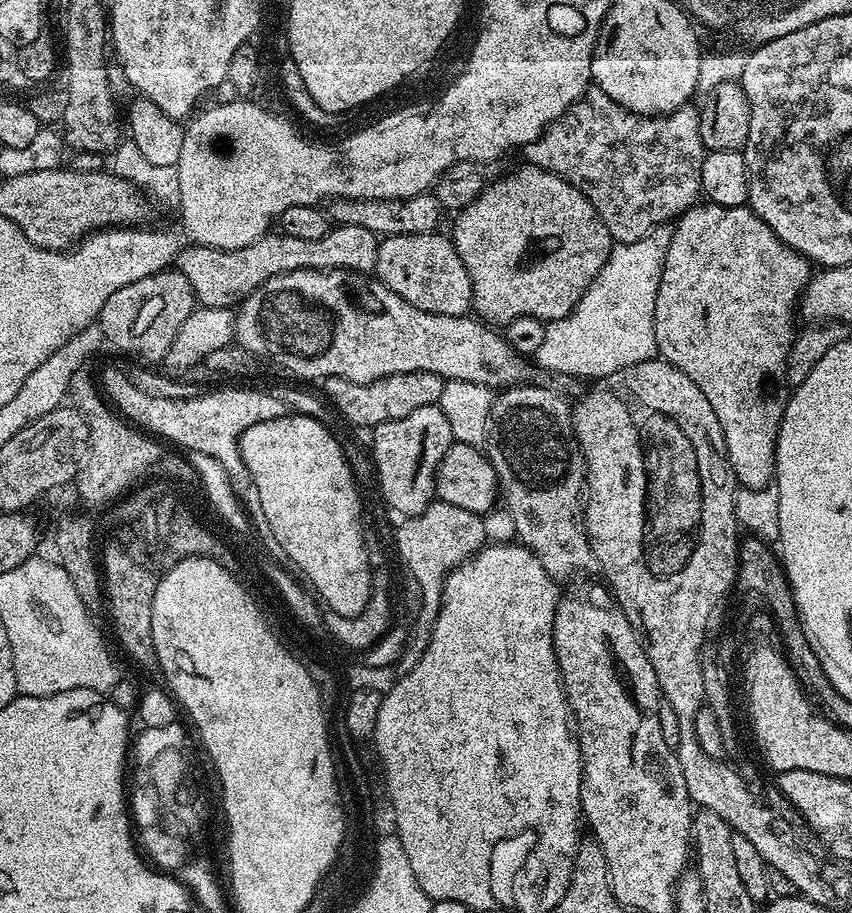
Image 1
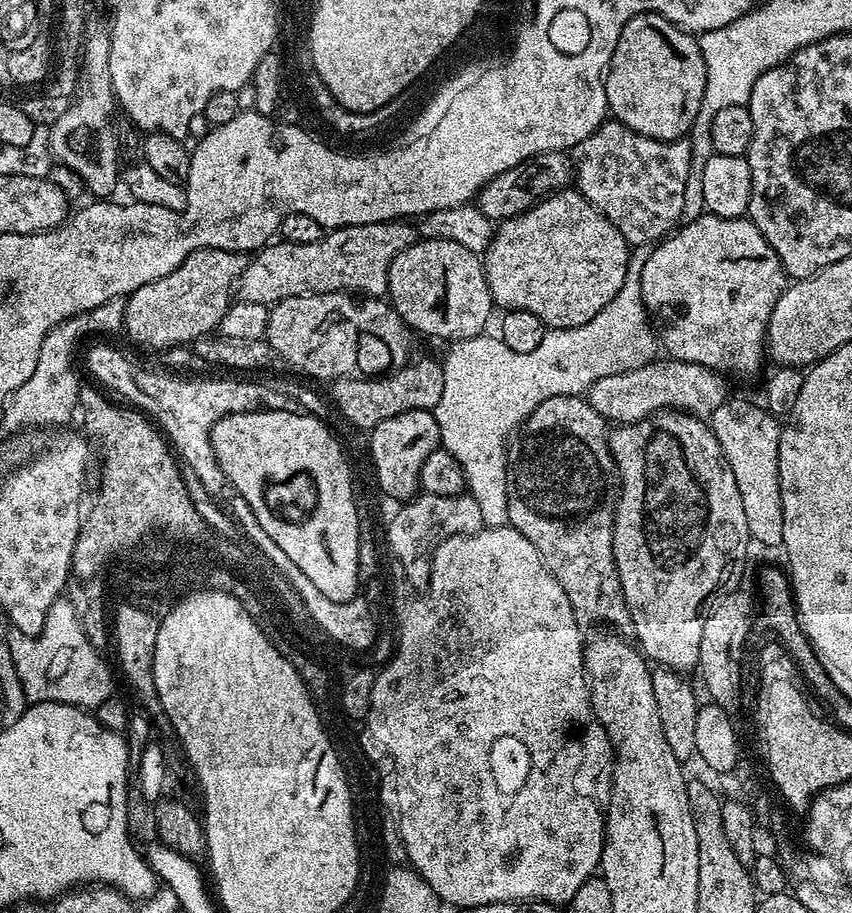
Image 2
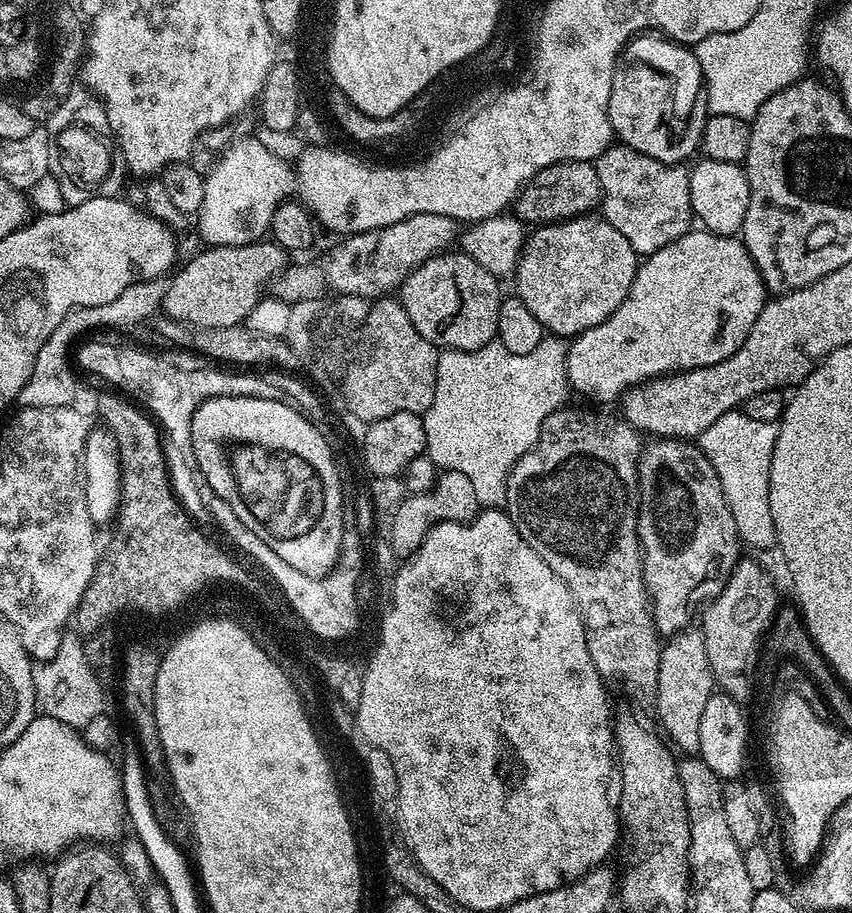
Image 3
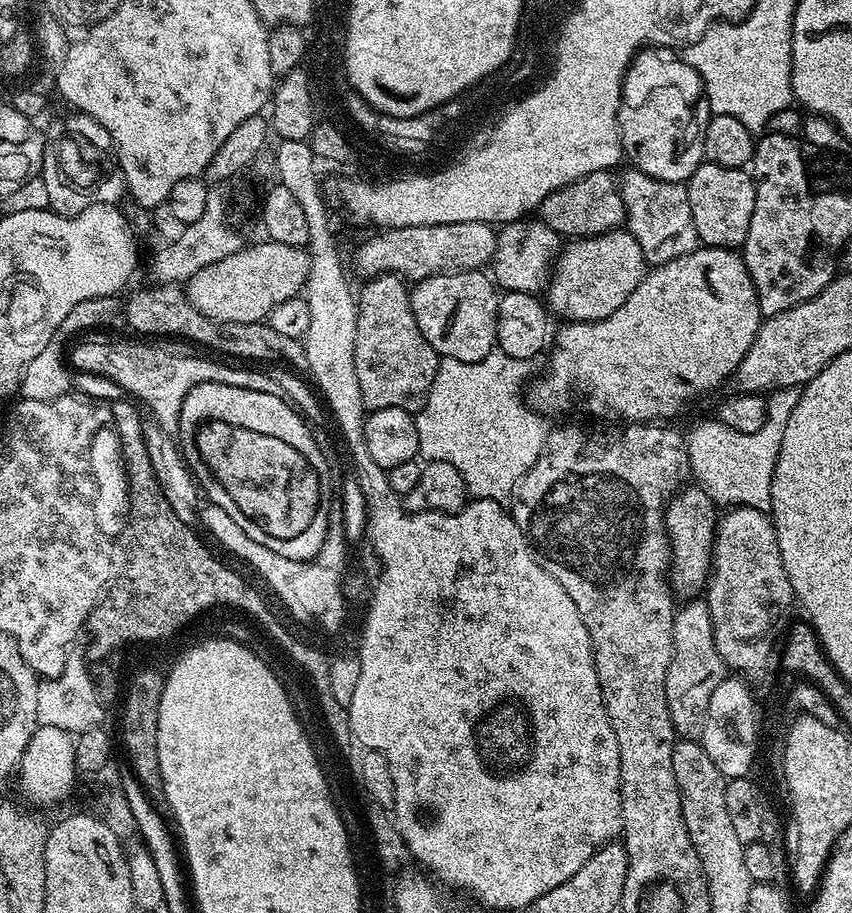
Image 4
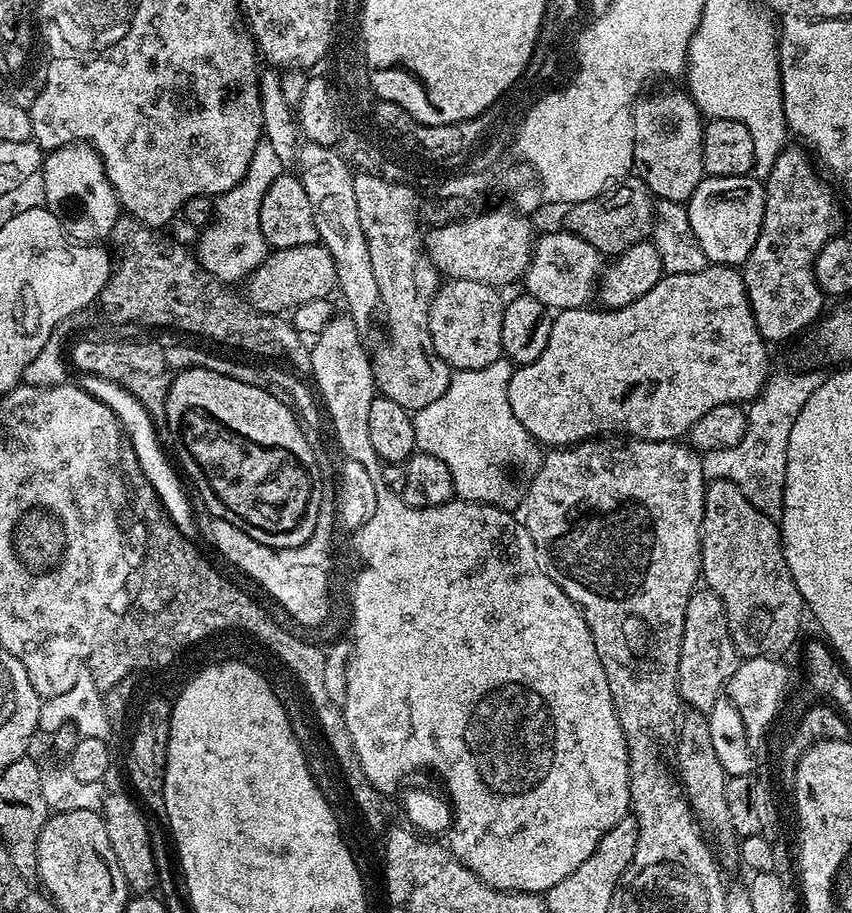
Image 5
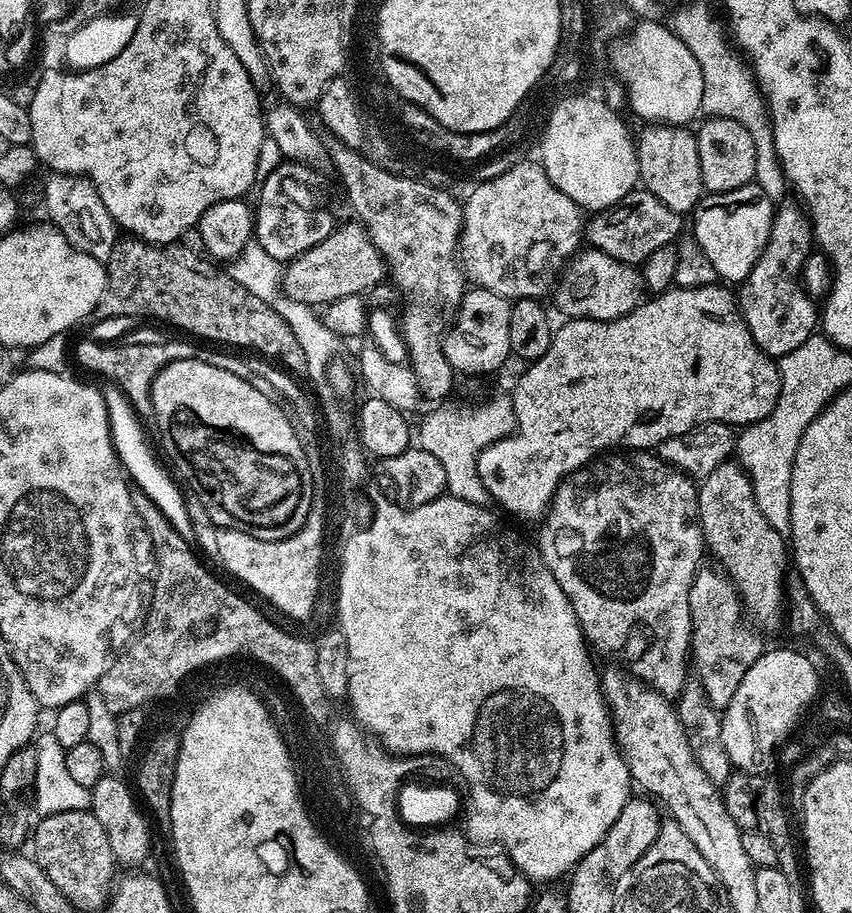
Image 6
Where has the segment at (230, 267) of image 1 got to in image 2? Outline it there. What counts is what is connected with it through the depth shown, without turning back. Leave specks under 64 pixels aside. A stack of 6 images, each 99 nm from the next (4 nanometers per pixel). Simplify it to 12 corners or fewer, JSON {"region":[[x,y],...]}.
{"region":[[404,220],[272,242],[238,277],[241,301],[310,292],[380,298],[418,239]]}

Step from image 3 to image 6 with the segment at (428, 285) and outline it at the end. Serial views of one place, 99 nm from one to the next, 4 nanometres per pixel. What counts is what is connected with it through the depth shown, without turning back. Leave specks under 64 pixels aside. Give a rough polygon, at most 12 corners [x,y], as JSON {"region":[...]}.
{"region":[[469,287],[442,336],[453,373],[510,360],[512,304]]}

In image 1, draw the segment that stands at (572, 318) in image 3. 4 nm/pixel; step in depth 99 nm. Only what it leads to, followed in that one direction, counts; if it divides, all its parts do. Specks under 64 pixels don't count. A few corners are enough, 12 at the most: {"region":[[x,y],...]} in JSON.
{"region":[[523,167],[455,213],[481,321],[566,318],[614,245]]}

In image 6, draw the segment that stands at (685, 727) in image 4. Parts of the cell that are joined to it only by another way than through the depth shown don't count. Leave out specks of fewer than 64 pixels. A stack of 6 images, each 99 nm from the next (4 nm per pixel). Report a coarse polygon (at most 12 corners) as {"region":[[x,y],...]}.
{"region":[[732,579],[690,586],[690,656],[722,710],[766,651]]}

